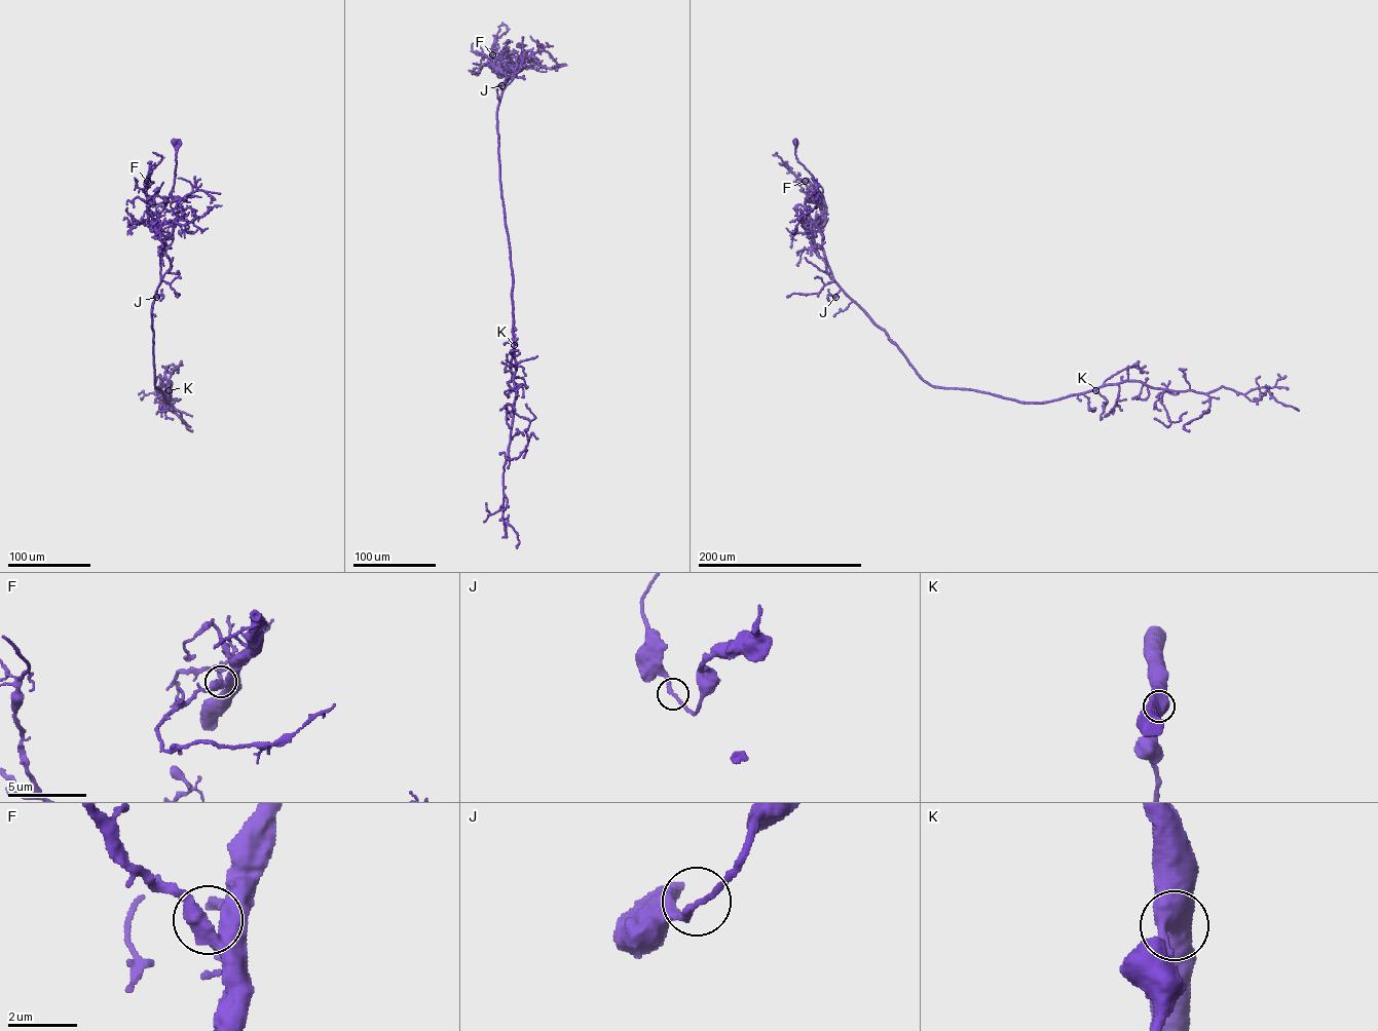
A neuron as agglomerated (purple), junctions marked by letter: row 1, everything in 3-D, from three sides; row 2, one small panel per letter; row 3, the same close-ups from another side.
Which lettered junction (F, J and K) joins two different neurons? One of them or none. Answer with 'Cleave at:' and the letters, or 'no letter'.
Cleave at: no letter

